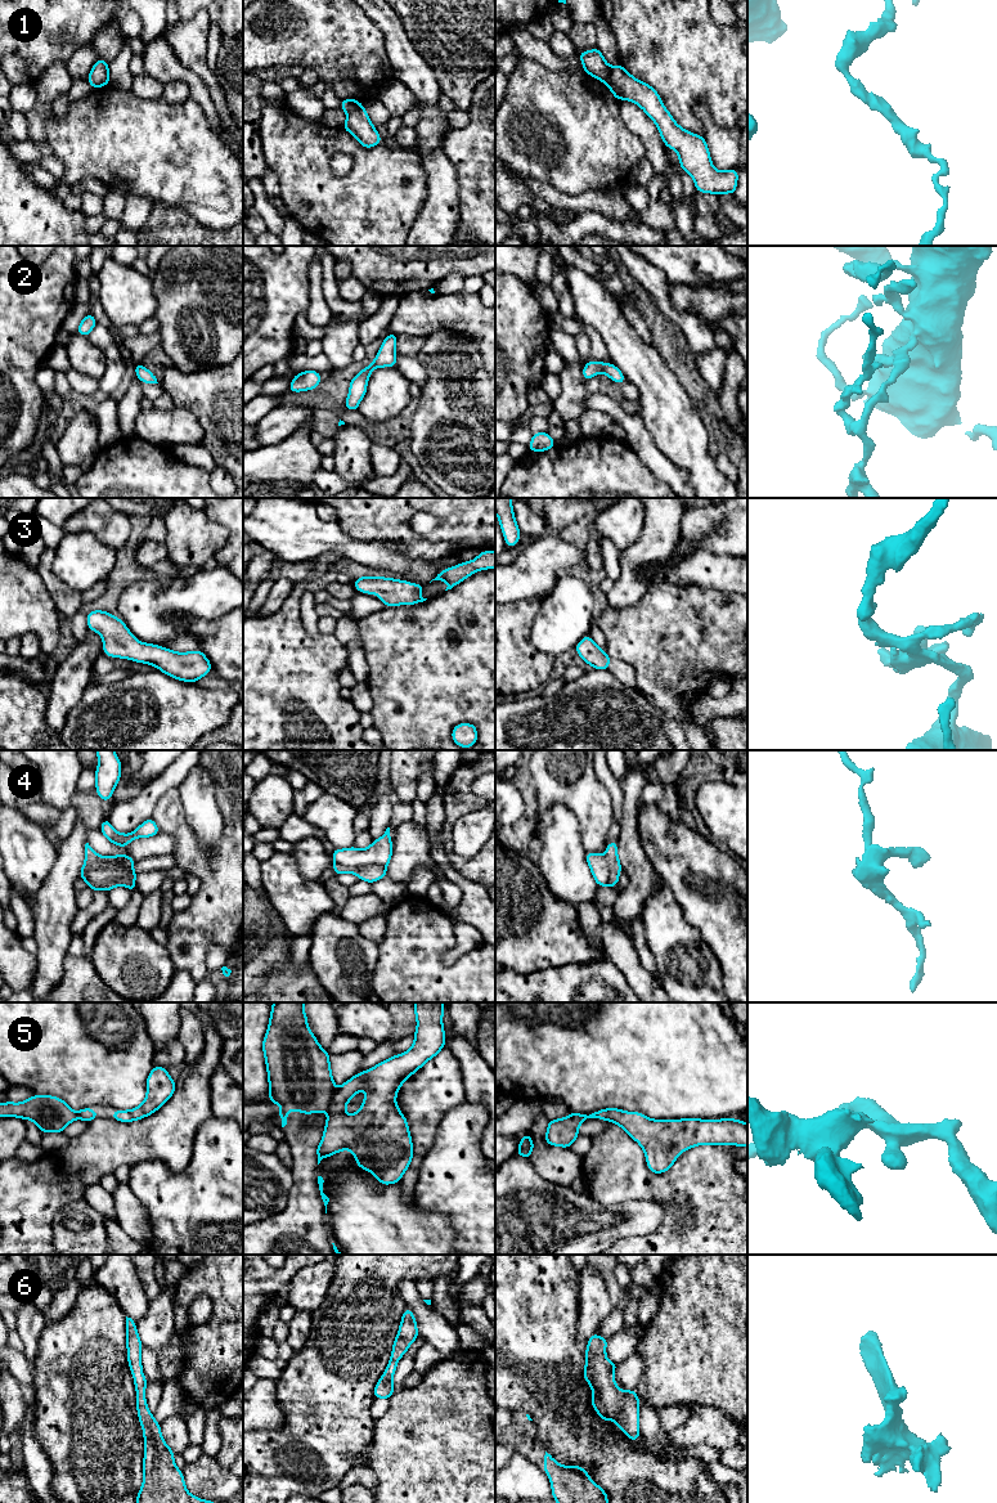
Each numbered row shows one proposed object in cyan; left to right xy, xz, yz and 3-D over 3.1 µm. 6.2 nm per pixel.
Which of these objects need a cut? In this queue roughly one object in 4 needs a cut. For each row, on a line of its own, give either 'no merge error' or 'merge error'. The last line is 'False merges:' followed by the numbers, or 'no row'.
1: merge error
2: no merge error
3: no merge error
4: no merge error
5: merge error
6: no merge error
False merges: 1, 5

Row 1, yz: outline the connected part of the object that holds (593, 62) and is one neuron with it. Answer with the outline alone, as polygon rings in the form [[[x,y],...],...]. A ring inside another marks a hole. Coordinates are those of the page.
[[[598,48],[588,51],[580,51],[578,57],[581,59],[584,72],[593,76],[594,78],[608,84],[611,67],[607,64],[602,53]]]

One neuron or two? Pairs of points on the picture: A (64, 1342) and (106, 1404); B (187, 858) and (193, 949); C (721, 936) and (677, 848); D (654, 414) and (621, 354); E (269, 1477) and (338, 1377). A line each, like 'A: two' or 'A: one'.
A: one
B: one
C: one
D: one
E: one

